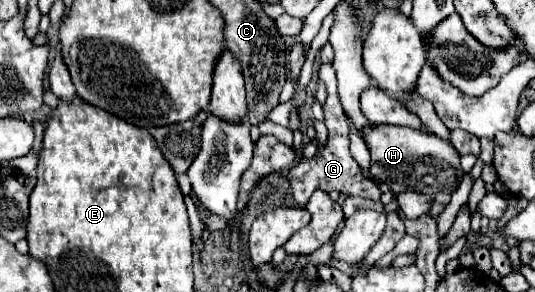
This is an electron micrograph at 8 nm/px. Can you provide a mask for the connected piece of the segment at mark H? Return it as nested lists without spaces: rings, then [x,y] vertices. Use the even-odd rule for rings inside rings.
[[[379,124],[363,130],[367,148],[371,152],[371,174],[383,178],[383,182],[393,190],[393,194],[401,192],[423,192],[435,196],[437,192],[455,192],[461,184],[461,164],[459,152],[449,140],[441,140],[433,134],[411,130],[403,126],[387,126]]]

